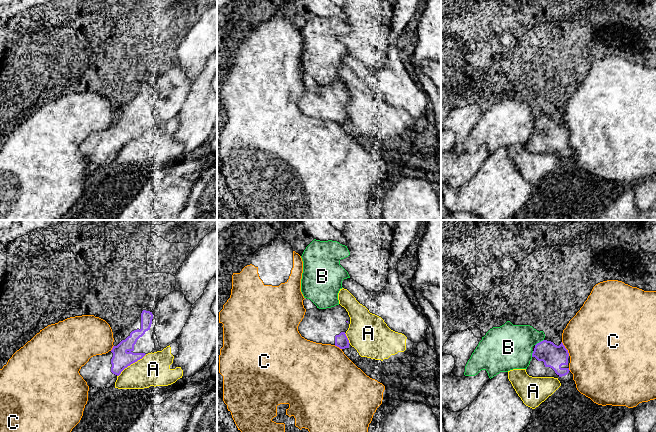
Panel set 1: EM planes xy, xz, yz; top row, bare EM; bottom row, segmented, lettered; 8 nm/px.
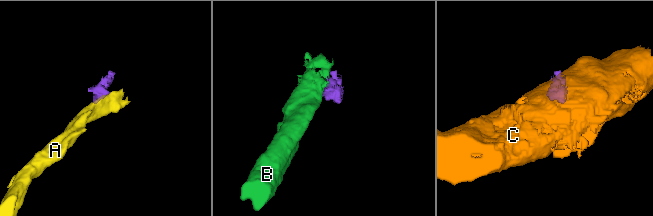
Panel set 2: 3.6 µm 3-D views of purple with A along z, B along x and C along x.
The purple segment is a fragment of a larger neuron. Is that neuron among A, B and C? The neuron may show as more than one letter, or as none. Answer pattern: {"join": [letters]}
{"join": []}

